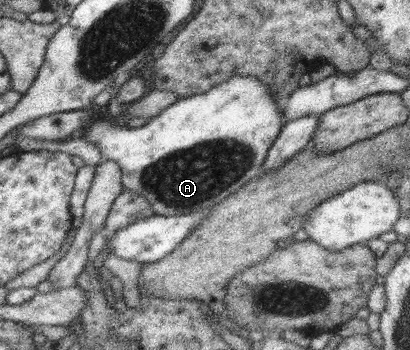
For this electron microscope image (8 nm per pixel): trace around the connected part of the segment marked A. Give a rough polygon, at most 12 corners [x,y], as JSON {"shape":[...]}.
{"shape":[[232,75],[142,127],[80,138],[152,213],[202,212],[261,175],[284,125]]}

